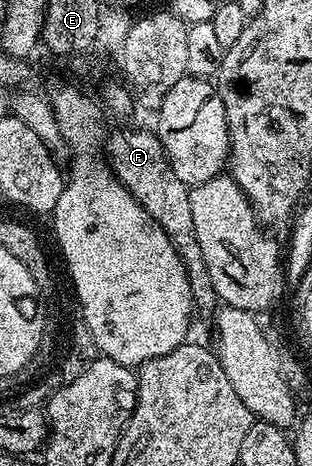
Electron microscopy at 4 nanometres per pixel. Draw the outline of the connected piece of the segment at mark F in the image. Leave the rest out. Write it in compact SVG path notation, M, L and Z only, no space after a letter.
M121 129L112 136L110 134L107 139L107 155L115 177L145 207L146 213L161 226L178 251L178 257L189 279L191 302L198 321L193 327L194 336L196 333L198 342L210 342L213 337L213 322L221 302L213 285L213 279L209 276L201 247L197 245L193 211L190 210L189 202L190 188L174 174L163 144L152 130L149 132L143 129Z

